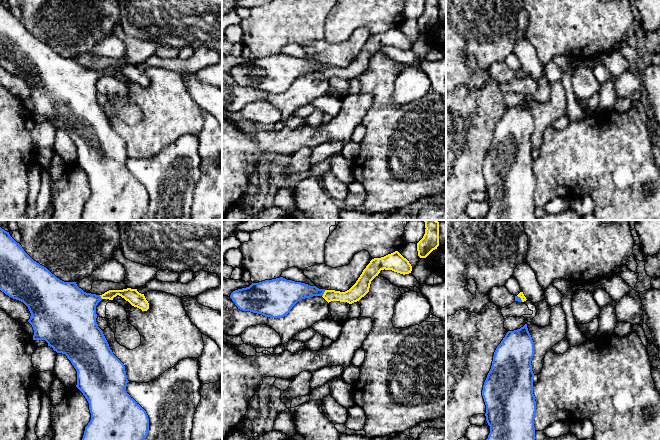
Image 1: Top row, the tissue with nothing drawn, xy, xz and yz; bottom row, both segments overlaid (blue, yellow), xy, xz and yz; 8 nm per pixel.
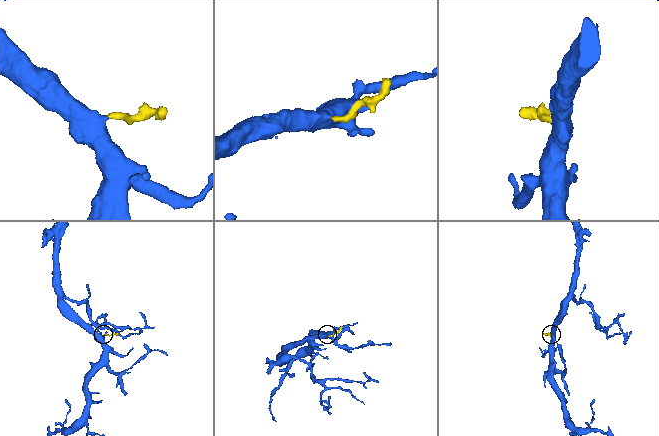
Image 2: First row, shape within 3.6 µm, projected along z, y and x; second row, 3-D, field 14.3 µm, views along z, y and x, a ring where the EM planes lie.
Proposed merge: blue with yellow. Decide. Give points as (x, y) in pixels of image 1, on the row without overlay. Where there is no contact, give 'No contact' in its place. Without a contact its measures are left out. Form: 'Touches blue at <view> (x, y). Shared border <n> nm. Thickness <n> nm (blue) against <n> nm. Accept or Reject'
Touches blue at xz (323, 69). Shared border 60 nm. Thickness 170 nm (blue) against 120 nm. Accept

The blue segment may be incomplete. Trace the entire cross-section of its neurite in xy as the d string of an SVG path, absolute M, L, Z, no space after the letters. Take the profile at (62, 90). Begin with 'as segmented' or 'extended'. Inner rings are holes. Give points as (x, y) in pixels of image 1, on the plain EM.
extended | M0 3L0 66L23 78L31 92L33 116L45 116L57 129L67 132L77 147L76 163L89 179L91 196L85 203L81 220L141 220L149 207L146 187L126 167L124 140L113 130L96 98L96 82L102 75L117 71L132 82L147 87L149 79L137 65L109 66L102 71L84 68L76 58L64 58L46 43L34 37L9 10Z

